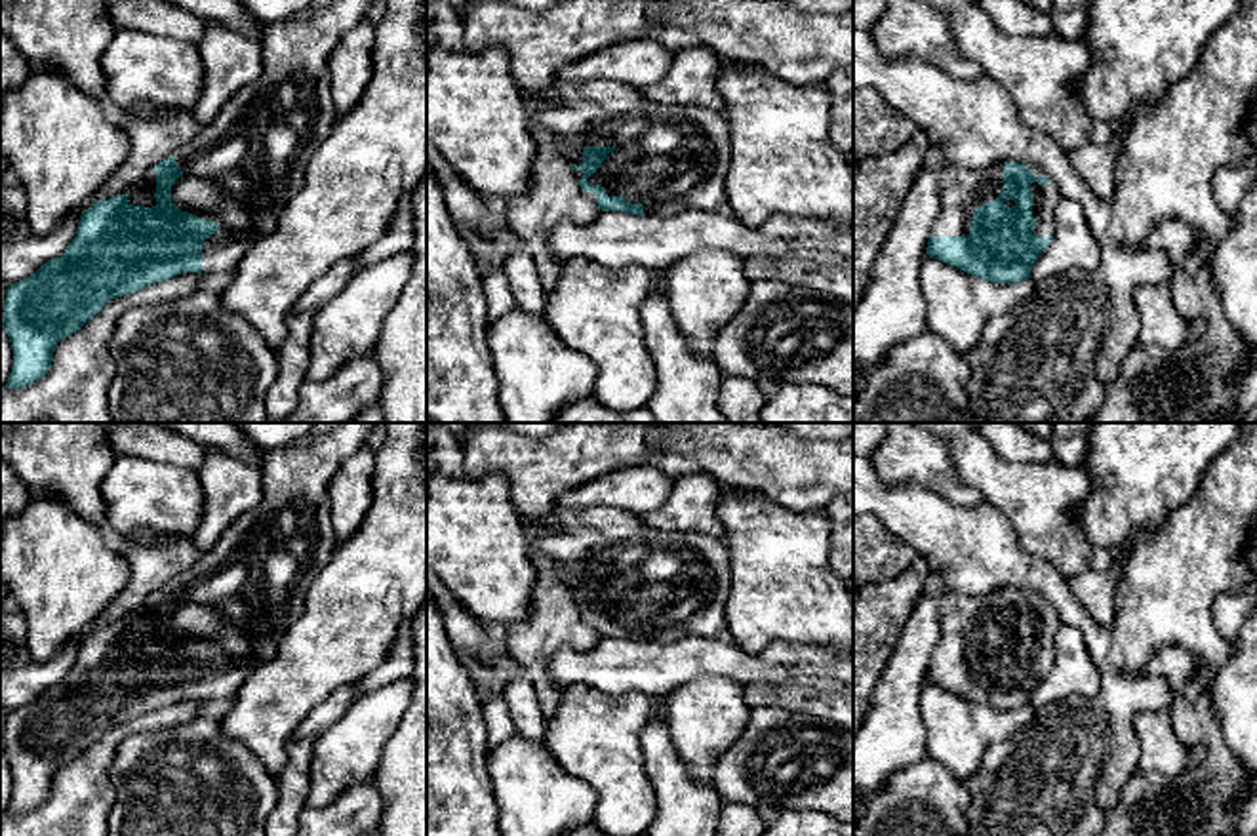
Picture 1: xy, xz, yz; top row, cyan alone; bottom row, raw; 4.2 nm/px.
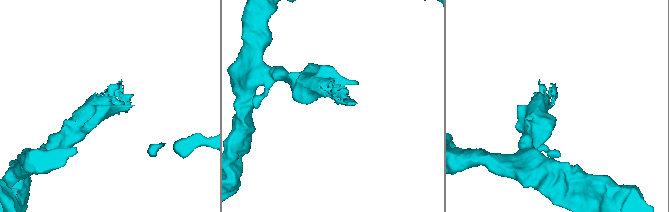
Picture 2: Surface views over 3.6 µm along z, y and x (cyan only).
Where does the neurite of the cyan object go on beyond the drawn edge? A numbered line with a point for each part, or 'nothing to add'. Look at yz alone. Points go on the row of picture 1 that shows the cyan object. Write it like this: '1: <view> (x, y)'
1: yz (962, 191)

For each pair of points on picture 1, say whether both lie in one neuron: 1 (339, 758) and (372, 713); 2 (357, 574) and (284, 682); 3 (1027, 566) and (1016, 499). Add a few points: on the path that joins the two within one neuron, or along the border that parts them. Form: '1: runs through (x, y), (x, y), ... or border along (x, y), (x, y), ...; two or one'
1: runs through (351, 747), (368, 724); one
2: runs through (357, 600), (351, 616), (311, 656); one
3: border along (998, 511), (1014, 528), (1016, 539), (1061, 574); two

